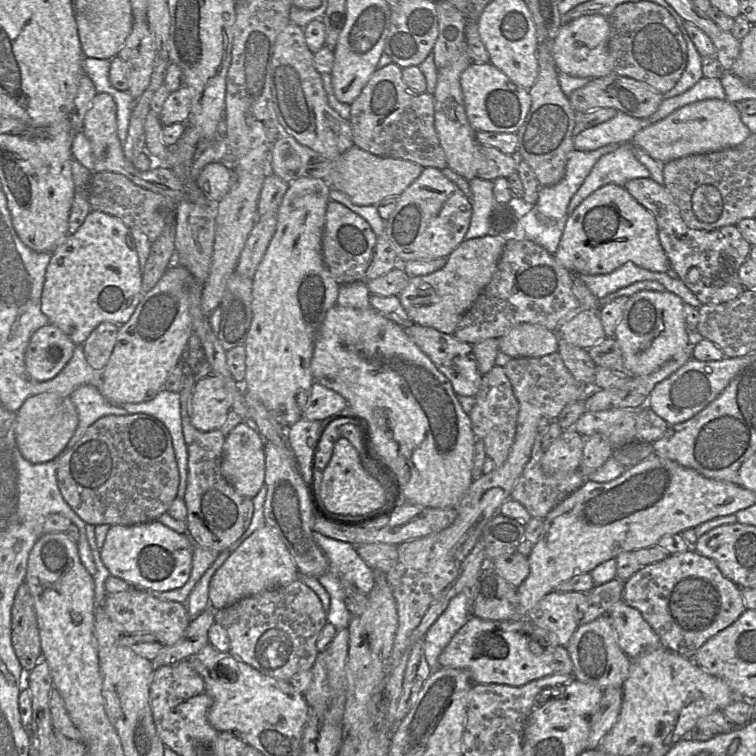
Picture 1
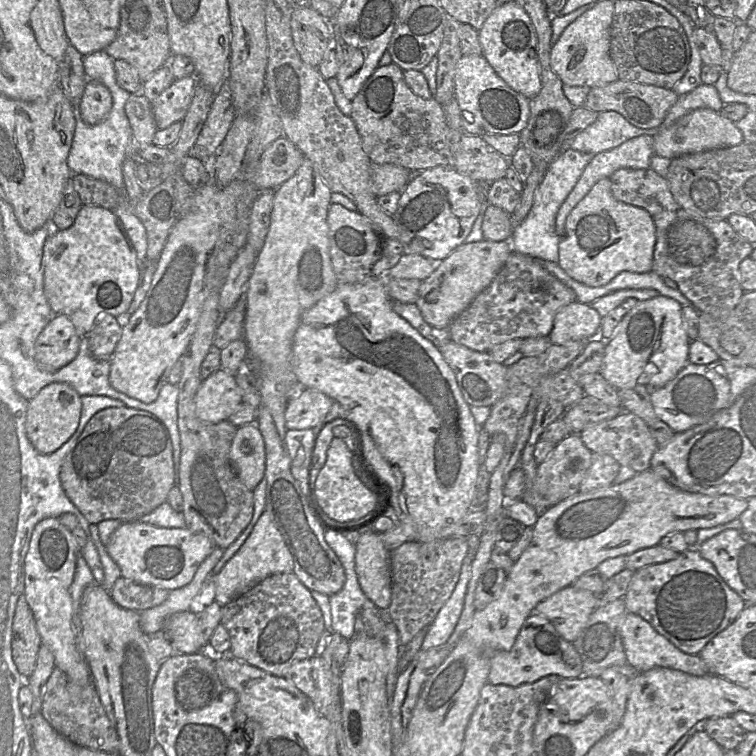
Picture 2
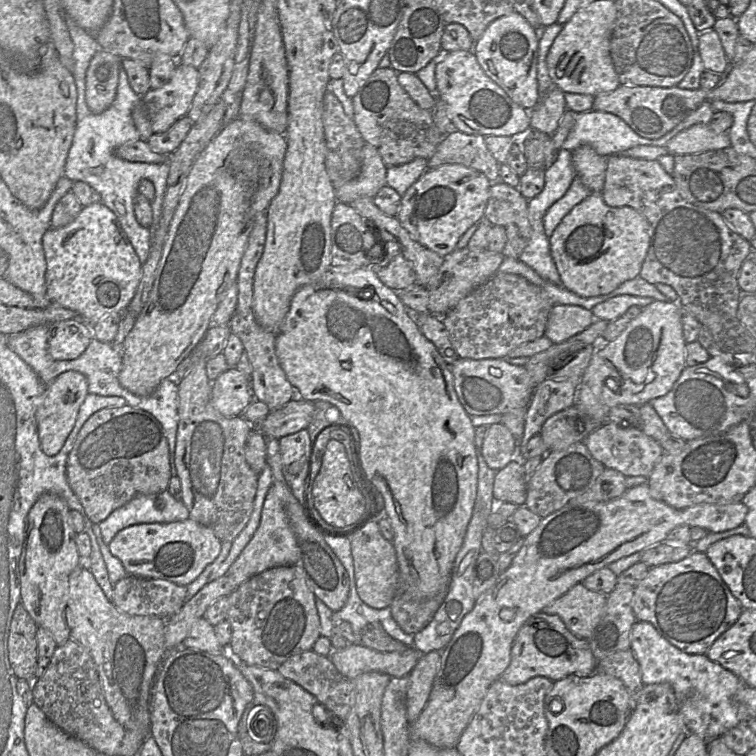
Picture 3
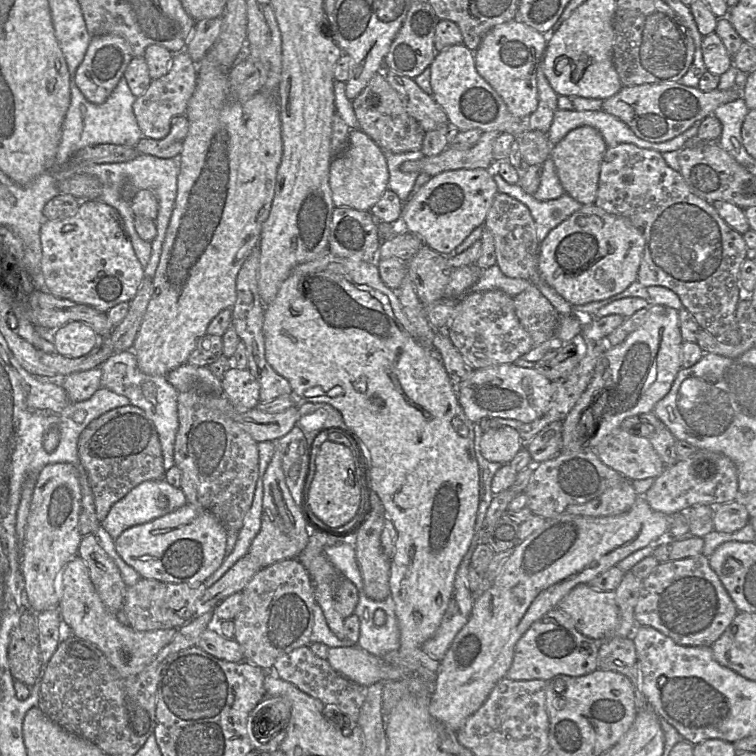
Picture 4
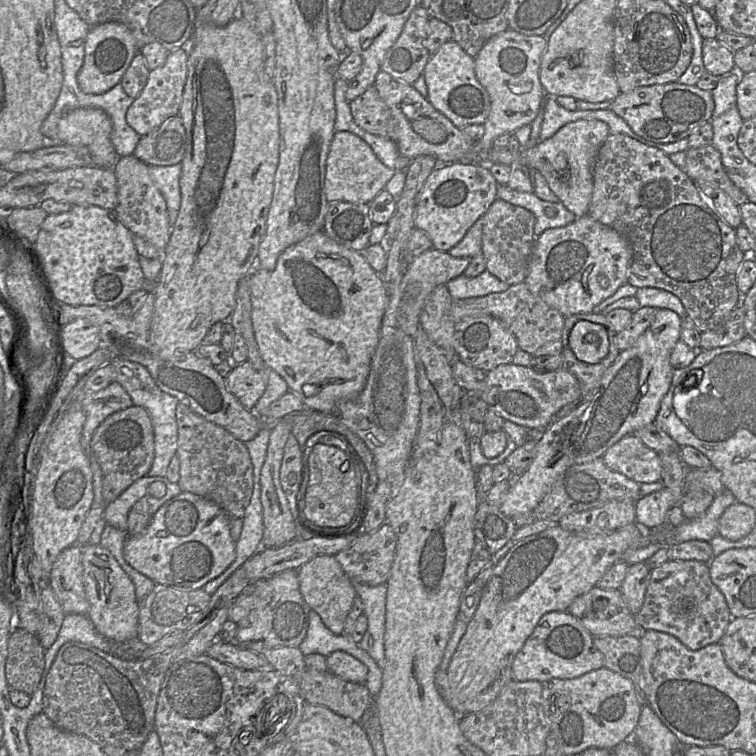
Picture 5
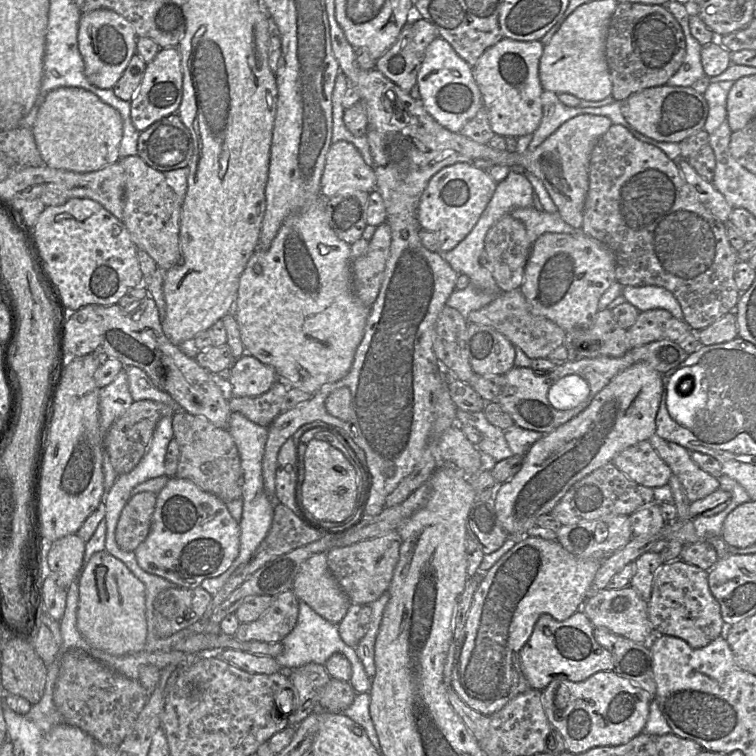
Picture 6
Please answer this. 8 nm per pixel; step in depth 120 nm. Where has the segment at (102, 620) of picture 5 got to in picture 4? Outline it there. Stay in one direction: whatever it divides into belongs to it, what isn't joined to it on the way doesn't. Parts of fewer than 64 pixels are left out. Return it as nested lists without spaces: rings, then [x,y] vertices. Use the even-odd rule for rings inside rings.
[[[89,534],[82,537],[78,556],[87,565],[90,579],[103,604],[111,612],[120,614],[127,586],[117,565],[101,547],[96,536]]]

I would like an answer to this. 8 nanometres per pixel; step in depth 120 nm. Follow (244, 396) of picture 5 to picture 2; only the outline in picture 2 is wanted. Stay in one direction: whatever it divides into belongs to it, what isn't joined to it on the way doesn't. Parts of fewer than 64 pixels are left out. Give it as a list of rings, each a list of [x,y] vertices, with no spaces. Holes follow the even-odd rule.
[[[221,368],[201,382],[195,395],[195,412],[202,422],[216,424],[228,420],[242,403],[235,375]]]

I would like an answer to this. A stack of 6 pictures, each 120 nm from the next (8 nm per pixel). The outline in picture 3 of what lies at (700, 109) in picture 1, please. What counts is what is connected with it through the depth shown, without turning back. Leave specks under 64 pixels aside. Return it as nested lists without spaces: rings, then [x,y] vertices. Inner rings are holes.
[[[695,124],[673,137],[665,146],[673,156],[731,147],[727,132],[718,133],[708,124]]]

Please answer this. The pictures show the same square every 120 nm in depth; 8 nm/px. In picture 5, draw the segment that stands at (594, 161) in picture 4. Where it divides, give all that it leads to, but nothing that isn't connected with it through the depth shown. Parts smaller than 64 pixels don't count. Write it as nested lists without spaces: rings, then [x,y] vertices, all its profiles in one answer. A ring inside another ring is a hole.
[[[581,119],[563,126],[551,138],[517,153],[508,148],[493,147],[488,154],[489,164],[532,168],[542,174],[551,191],[577,218],[588,215],[593,192],[594,161],[600,146],[610,134],[608,125],[600,120]]]

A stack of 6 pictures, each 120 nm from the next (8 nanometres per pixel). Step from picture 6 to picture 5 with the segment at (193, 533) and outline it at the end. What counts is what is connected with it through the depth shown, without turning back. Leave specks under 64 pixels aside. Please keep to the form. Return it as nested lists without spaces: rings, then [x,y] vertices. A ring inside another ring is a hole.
[[[182,491],[156,511],[143,533],[127,537],[123,556],[130,566],[156,584],[202,588],[221,575],[236,557],[230,517],[213,501]]]

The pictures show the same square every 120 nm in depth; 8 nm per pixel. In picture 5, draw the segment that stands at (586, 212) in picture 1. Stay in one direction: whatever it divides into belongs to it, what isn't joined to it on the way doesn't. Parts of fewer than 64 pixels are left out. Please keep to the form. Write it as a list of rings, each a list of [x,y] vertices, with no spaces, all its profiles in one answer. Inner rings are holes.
[[[585,215],[567,226],[547,229],[536,238],[524,282],[533,295],[558,310],[564,317],[592,313],[598,304],[628,283],[632,261],[633,250],[624,236]]]

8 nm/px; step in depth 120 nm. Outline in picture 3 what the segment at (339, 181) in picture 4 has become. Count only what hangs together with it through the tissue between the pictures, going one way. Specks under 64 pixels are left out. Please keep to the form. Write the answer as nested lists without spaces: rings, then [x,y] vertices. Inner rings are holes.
[[[365,143],[362,148],[362,163],[359,175],[335,189],[337,202],[351,204],[355,200],[368,197],[374,198],[379,190],[387,185],[387,166],[378,150]]]

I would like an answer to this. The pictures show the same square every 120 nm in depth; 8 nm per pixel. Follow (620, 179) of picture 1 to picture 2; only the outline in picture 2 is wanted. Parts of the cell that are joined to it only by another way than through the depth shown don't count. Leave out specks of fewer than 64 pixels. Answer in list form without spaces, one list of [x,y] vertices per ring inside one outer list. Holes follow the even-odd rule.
[[[642,135],[632,138],[620,146],[593,156],[585,167],[577,184],[565,199],[556,216],[556,233],[561,238],[565,232],[565,223],[572,209],[588,194],[592,187],[601,179],[609,178],[616,170],[621,168],[648,169],[651,165],[653,152],[653,137]]]

